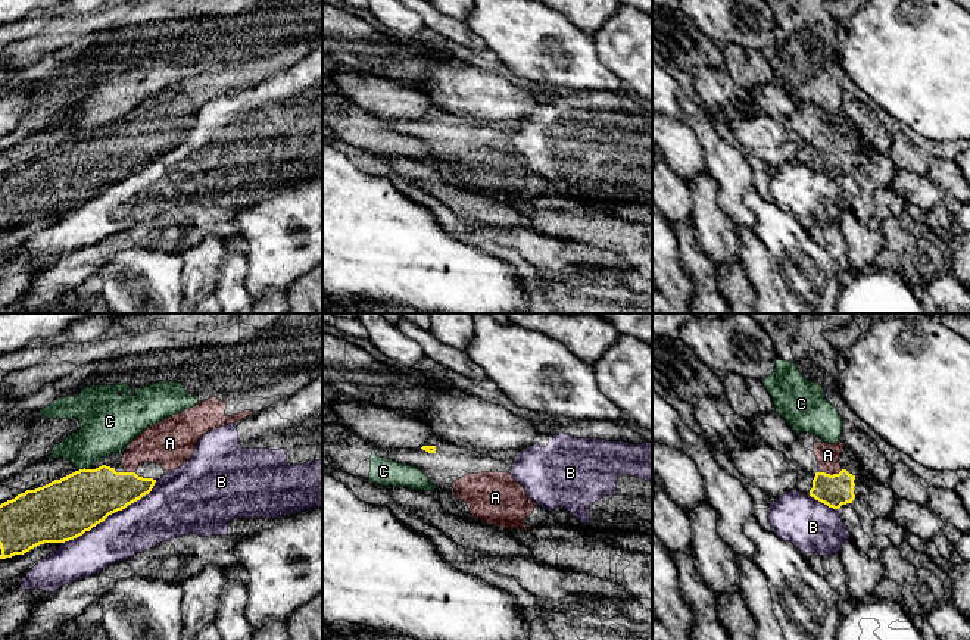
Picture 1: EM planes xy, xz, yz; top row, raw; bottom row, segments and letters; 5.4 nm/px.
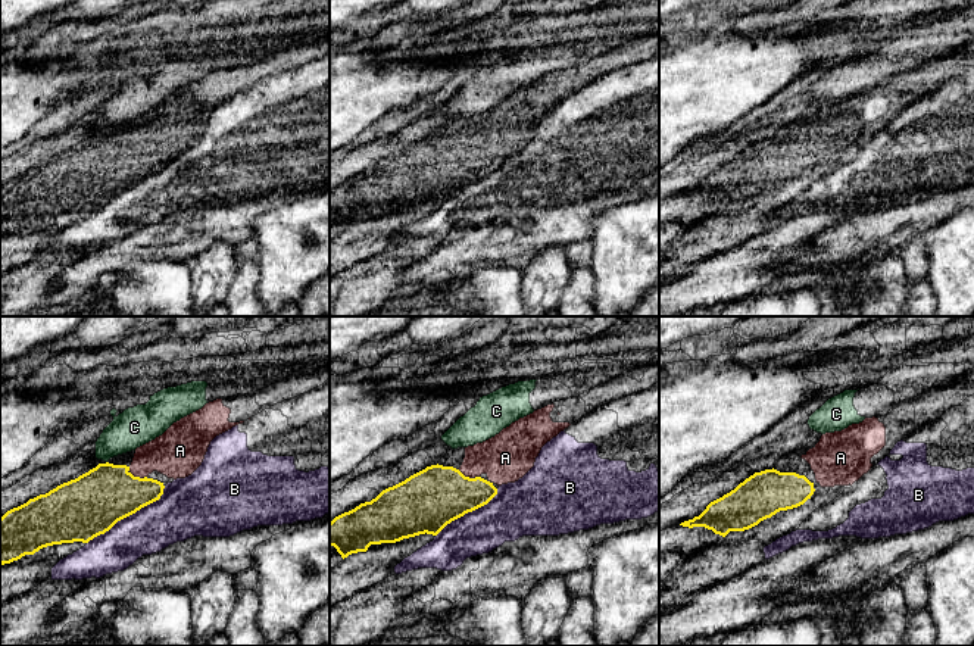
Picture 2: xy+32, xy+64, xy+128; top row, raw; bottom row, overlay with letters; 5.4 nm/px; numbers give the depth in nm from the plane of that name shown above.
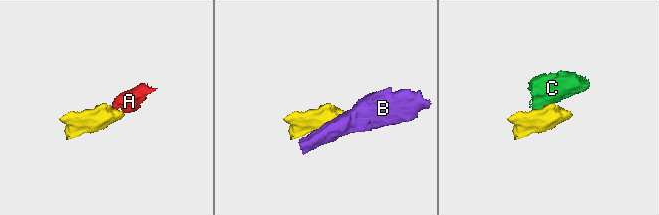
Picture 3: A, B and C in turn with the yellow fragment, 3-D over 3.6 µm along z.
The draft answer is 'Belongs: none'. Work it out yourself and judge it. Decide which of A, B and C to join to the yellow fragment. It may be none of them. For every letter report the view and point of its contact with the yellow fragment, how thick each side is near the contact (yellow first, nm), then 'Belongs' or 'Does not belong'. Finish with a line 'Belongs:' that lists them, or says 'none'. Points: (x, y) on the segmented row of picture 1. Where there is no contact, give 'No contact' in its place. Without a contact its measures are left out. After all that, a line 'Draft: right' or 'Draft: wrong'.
A: Touches yellow at yz (833, 474). Thickness 180 nm (yellow) against 130 nm. Belongs
B: Touches yellow at xy (111, 514). Thickness 320 nm (yellow) against 280 nm. Does not belong
C: Touches yellow at xy (80, 470). Thickness 340 nm (yellow) against 260 nm. Does not belong
Belongs: A
Draft: wrong

